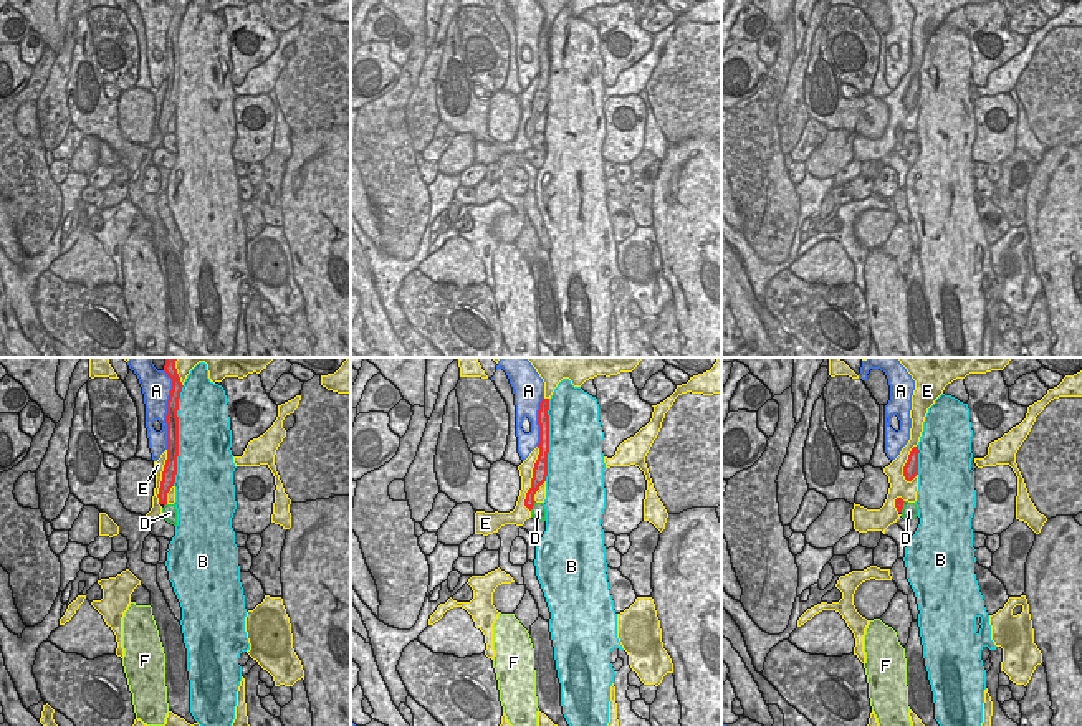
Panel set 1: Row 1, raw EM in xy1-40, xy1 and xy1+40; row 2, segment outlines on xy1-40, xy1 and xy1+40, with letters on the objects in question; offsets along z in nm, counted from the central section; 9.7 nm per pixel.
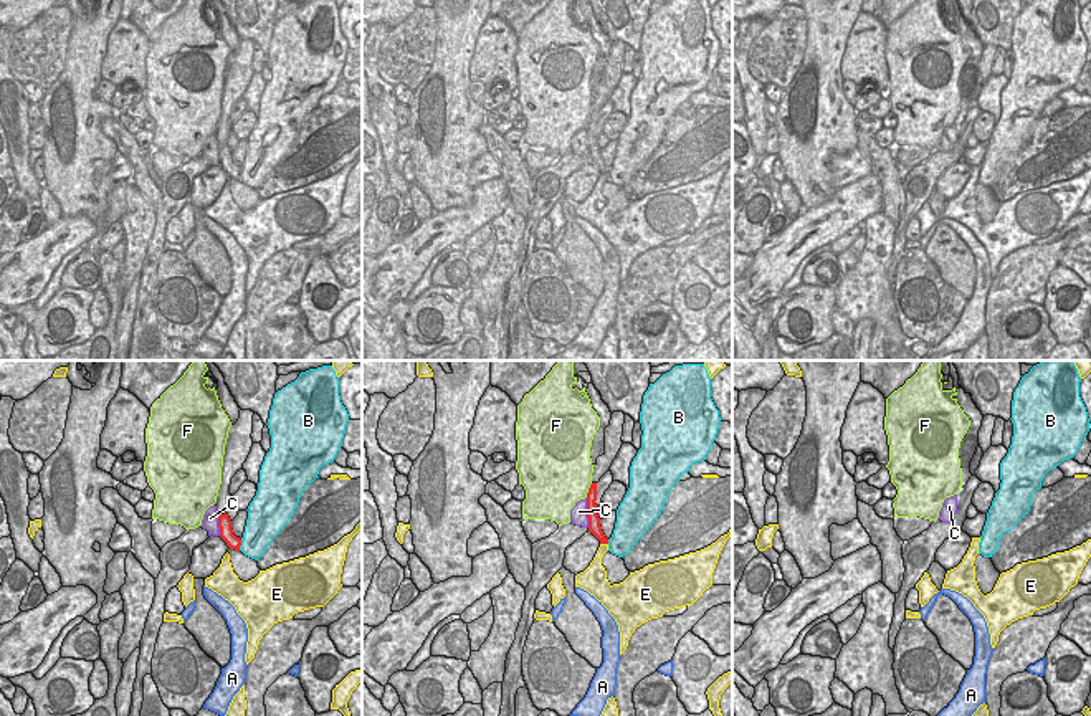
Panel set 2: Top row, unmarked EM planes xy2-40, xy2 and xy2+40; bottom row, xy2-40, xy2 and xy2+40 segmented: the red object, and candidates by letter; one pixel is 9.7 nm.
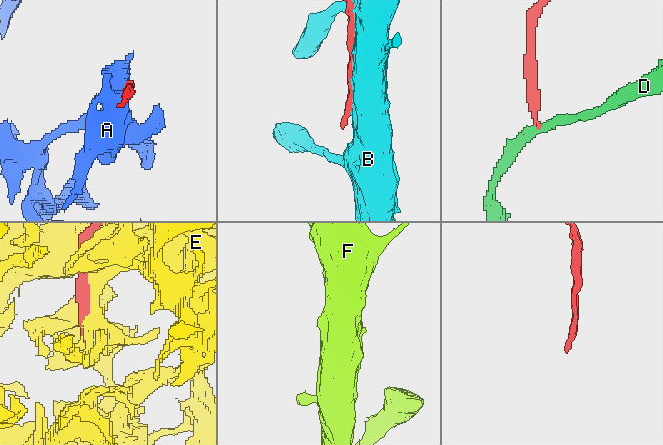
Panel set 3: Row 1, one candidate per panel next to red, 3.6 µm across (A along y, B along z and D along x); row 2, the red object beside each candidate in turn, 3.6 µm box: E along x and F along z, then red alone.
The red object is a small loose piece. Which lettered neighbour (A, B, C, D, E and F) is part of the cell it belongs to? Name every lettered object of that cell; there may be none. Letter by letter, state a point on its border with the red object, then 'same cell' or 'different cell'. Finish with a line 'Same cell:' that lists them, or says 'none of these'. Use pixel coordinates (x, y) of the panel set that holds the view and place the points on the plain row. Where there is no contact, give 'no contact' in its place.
A: xy1-40 (167, 40) | different cell
B: xy1-40 (177, 65) | different cell
C: xy2 (587, 143) | different cell
D: xy1 (533, 134) | different cell
E: xy1 (531, 109) | different cell
F: xy2 (589, 119) | different cell
Same cell: none of these

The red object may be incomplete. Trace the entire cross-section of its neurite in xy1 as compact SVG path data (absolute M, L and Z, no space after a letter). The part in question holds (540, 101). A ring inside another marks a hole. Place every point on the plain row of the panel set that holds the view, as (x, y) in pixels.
M541 28L538 40L539 55L539 84L533 98L531 117L526 122L524 136L531 141L534 136L534 124L548 106L548 83L549 83L549 28Z

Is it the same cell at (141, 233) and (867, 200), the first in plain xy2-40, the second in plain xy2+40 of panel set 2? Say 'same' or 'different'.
different

